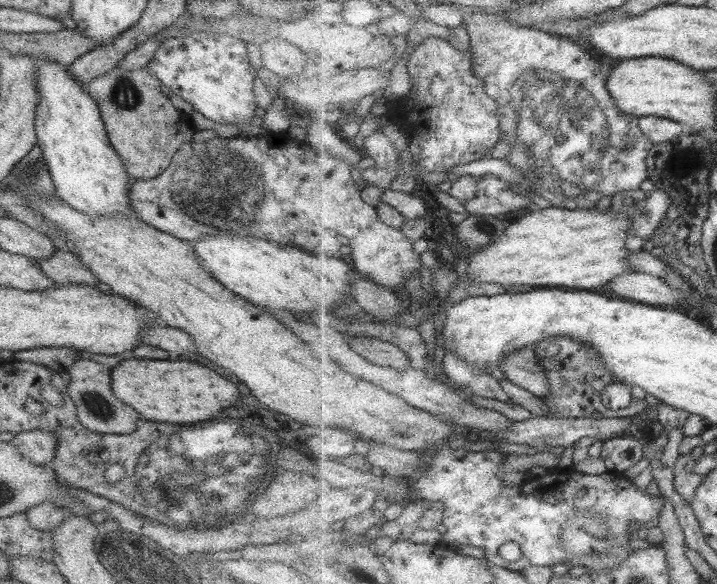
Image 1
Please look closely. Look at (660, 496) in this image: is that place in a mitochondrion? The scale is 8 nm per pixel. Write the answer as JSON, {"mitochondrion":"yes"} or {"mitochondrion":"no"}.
{"mitochondrion":"no"}

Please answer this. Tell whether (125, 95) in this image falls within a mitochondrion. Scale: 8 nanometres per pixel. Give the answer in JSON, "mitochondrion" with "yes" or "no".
{"mitochondrion":"yes"}

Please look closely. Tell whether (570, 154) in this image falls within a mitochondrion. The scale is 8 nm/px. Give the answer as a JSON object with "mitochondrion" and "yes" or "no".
{"mitochondrion":"yes"}

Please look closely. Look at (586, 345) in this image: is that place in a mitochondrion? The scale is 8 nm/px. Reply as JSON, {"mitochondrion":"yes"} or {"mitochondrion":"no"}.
{"mitochondrion":"no"}

